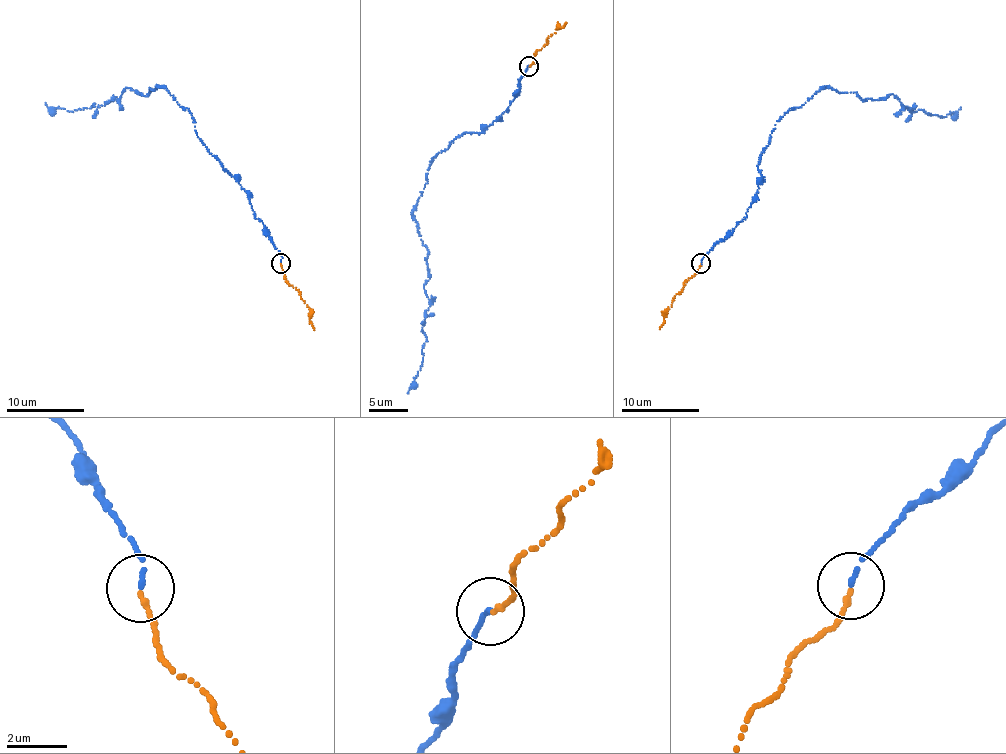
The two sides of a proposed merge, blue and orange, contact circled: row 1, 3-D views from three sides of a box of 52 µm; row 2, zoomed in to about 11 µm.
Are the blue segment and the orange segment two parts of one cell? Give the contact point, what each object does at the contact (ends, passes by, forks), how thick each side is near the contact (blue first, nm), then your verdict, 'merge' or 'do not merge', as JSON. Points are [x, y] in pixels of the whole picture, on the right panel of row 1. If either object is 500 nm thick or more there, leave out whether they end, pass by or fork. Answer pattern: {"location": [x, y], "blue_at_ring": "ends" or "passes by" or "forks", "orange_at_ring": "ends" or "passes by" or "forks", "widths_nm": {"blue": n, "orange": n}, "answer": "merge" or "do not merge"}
{"location": [700, 263], "blue_at_ring": "ends", "orange_at_ring": "ends", "widths_nm": {"blue": 140, "orange": 190}, "answer": "merge"}

